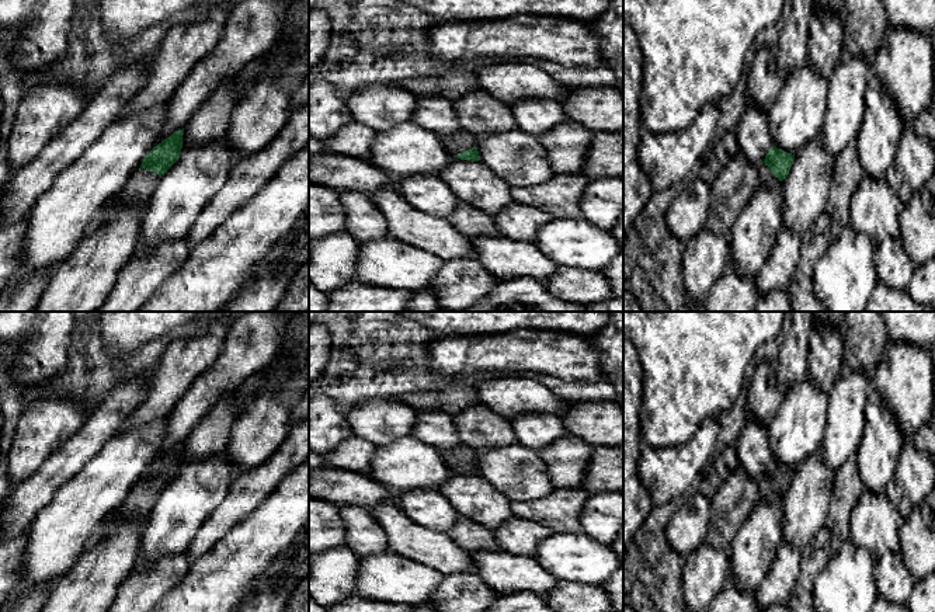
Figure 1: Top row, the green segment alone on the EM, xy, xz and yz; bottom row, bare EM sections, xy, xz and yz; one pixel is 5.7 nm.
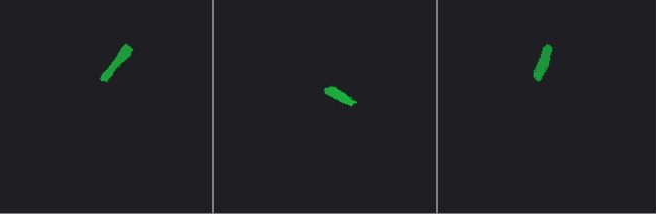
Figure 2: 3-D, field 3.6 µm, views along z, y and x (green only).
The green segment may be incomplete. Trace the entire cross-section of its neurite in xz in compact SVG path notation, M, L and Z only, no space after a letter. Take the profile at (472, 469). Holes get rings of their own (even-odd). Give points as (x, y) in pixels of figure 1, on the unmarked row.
M459 444L456 448L453 448L449 452L442 452L445 463L453 470L460 474L470 474L470 476L479 476L480 470L477 466L477 455L479 449L466 446L463 444Z

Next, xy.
M184 442L166 452L154 460L143 473L140 481L135 484L125 503L115 508L110 522L126 518L133 528L143 529L147 515L157 503L160 491L178 474L183 463Z

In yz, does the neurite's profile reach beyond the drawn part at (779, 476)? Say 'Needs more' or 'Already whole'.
Needs more

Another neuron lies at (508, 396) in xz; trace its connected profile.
M496 378L469 382L477 392L477 401L494 413L511 418L517 414L567 413L569 403L559 399L545 385L525 378Z

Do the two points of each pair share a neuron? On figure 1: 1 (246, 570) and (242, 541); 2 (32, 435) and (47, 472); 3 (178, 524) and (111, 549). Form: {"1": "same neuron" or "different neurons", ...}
{"1": "same neuron", "2": "different neurons", "3": "different neurons"}

